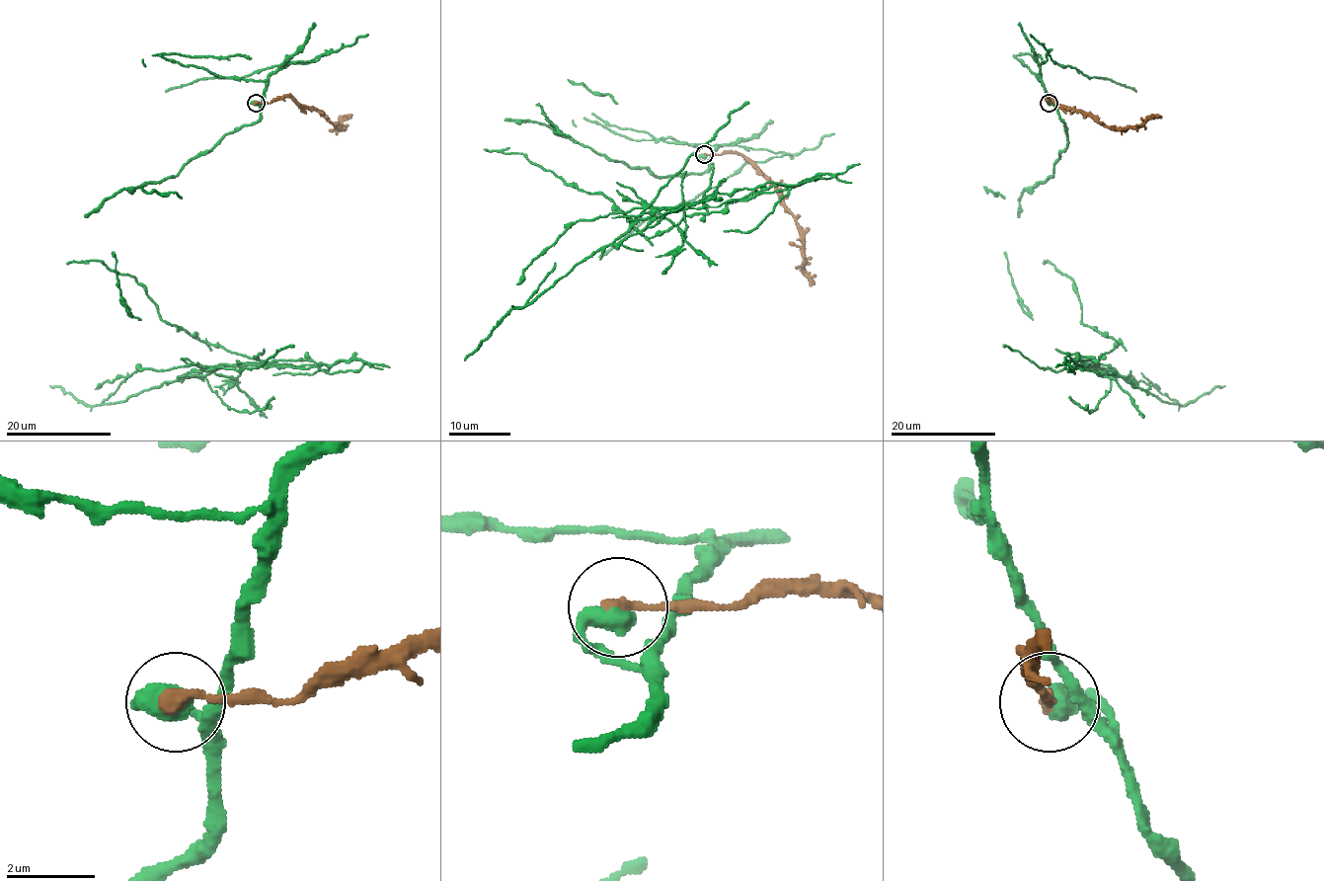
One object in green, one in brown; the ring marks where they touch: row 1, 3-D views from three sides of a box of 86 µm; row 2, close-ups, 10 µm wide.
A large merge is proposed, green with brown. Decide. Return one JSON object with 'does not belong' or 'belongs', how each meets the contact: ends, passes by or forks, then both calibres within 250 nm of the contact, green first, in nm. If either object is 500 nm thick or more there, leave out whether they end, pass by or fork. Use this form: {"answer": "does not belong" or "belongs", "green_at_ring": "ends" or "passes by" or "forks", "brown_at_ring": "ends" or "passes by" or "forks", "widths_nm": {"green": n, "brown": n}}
{"answer": "does not belong", "widths_nm": {"green": 600, "brown": 320}}

